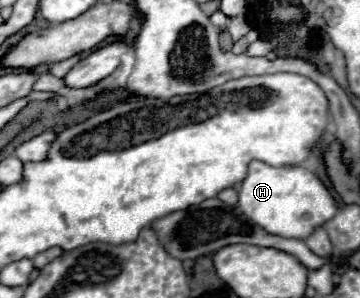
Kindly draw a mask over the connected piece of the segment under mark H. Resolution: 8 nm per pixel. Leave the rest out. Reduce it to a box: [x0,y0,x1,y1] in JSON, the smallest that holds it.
[239,160,337,240]

